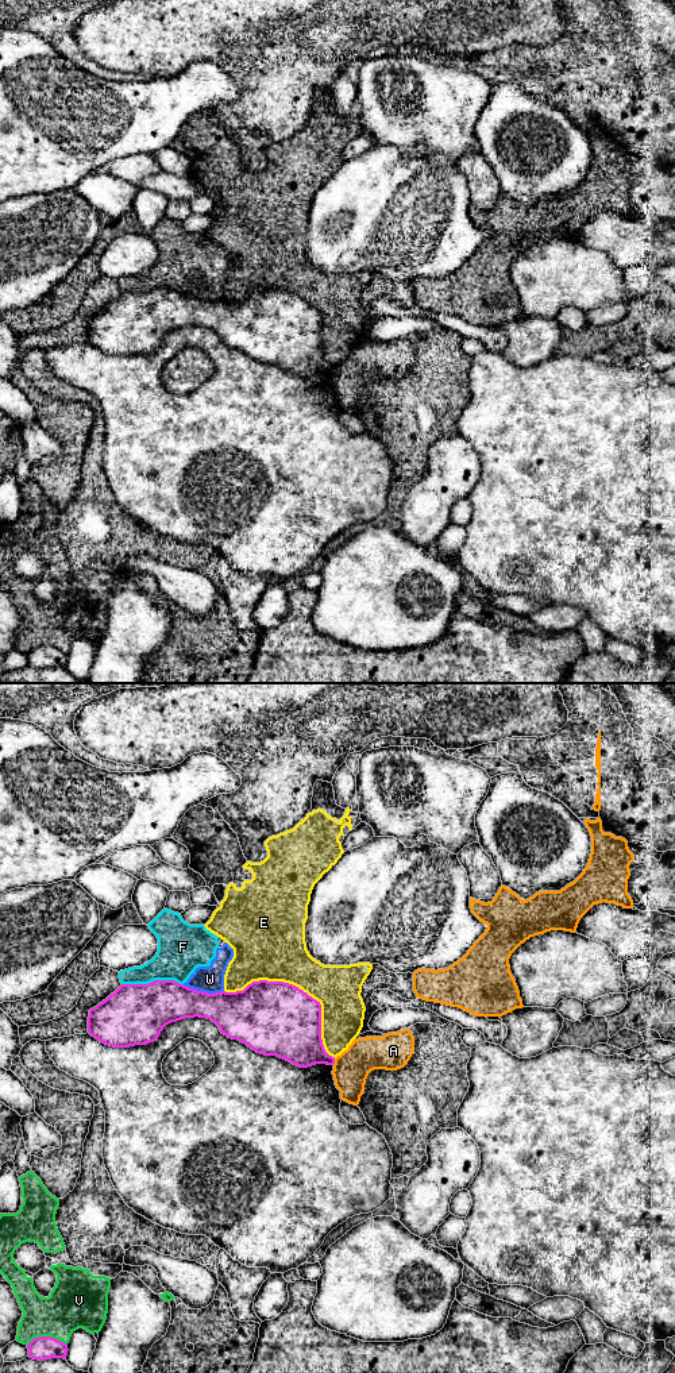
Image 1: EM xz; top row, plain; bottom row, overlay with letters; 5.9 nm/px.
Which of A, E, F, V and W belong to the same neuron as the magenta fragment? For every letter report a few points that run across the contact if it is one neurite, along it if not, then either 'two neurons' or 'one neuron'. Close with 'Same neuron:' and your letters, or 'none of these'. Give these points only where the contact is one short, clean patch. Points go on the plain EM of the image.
A: line xz (335, 367), (332, 373); two neurons
E: two neurons
F: two neurons
V: two neurons
W: line xz (182, 293), (208, 301), (223, 300); two neurons
Same neuron: none of these

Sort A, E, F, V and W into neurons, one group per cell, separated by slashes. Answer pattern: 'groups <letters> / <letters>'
groups A / E / F W / V

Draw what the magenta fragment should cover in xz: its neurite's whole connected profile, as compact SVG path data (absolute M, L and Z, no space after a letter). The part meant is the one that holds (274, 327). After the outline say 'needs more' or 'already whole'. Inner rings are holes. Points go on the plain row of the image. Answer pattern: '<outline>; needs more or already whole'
M154 289L148 293L122 293L113 302L89 319L88 342L100 351L113 356L147 354L158 348L163 336L185 327L207 327L215 331L221 343L246 352L256 362L277 365L300 377L316 373L333 374L321 348L321 313L298 296L284 290L259 289L248 293L243 300L208 302L189 297L174 289Z; already whole

